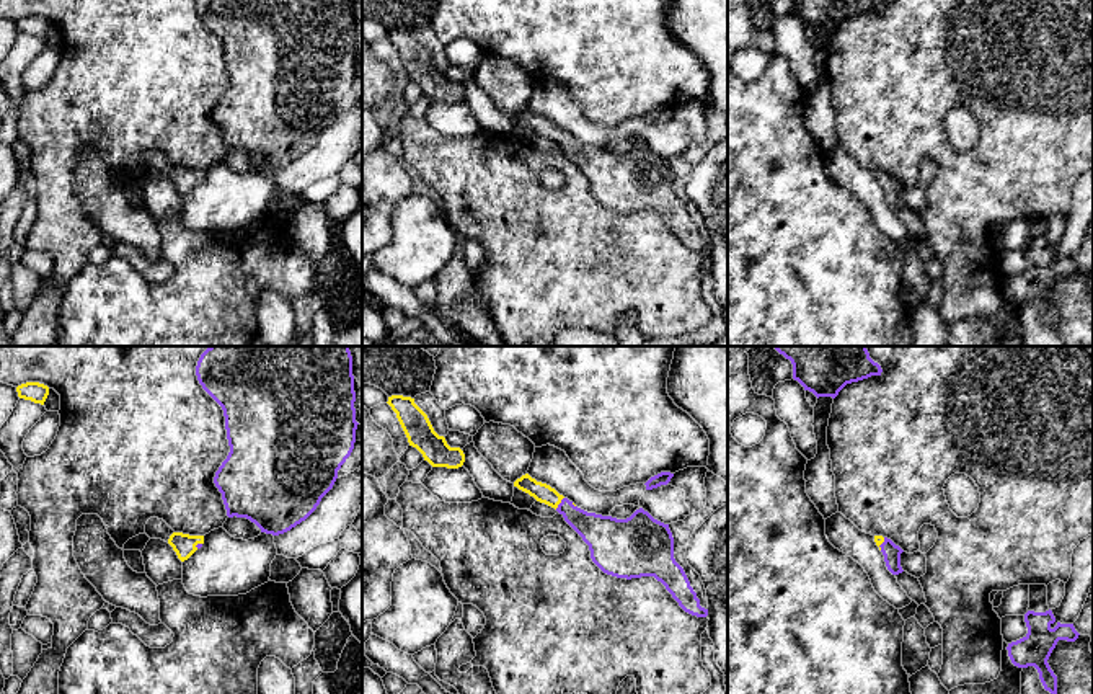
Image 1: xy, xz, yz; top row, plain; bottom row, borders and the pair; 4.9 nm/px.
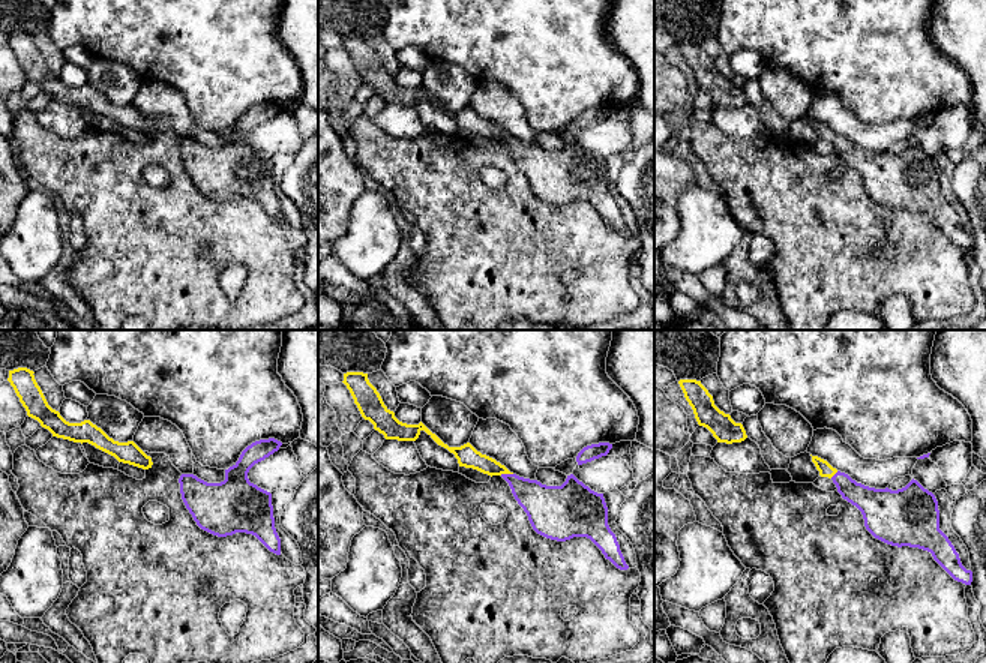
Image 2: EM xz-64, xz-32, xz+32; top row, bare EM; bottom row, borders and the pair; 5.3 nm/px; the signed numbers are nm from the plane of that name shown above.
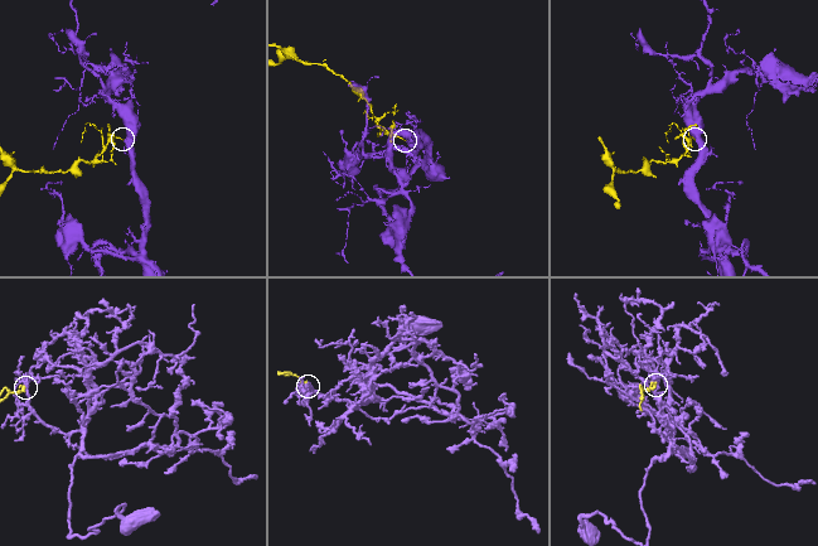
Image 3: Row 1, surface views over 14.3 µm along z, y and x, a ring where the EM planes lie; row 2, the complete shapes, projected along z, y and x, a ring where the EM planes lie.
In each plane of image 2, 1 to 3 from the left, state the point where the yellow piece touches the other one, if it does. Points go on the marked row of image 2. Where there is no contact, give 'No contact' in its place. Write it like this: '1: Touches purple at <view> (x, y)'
1: No contact
2: Touches purple at xz-32 (506, 474)
3: Touches purple at xz+32 (835, 474)

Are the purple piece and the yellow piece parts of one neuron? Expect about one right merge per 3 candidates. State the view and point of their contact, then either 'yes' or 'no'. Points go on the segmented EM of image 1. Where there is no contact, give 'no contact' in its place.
meets purple in xz at (560, 503); yes

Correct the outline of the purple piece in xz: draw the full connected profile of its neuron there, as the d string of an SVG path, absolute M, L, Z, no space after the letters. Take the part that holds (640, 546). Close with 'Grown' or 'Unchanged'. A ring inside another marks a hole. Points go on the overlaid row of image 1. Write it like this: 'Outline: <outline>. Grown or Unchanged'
Outline: M529 474L514 487L537 501L555 508L589 545L592 562L617 578L654 576L679 606L697 617L706 617L684 568L674 558L674 537L669 524L654 519L643 508L626 519L587 513Z. Grown

